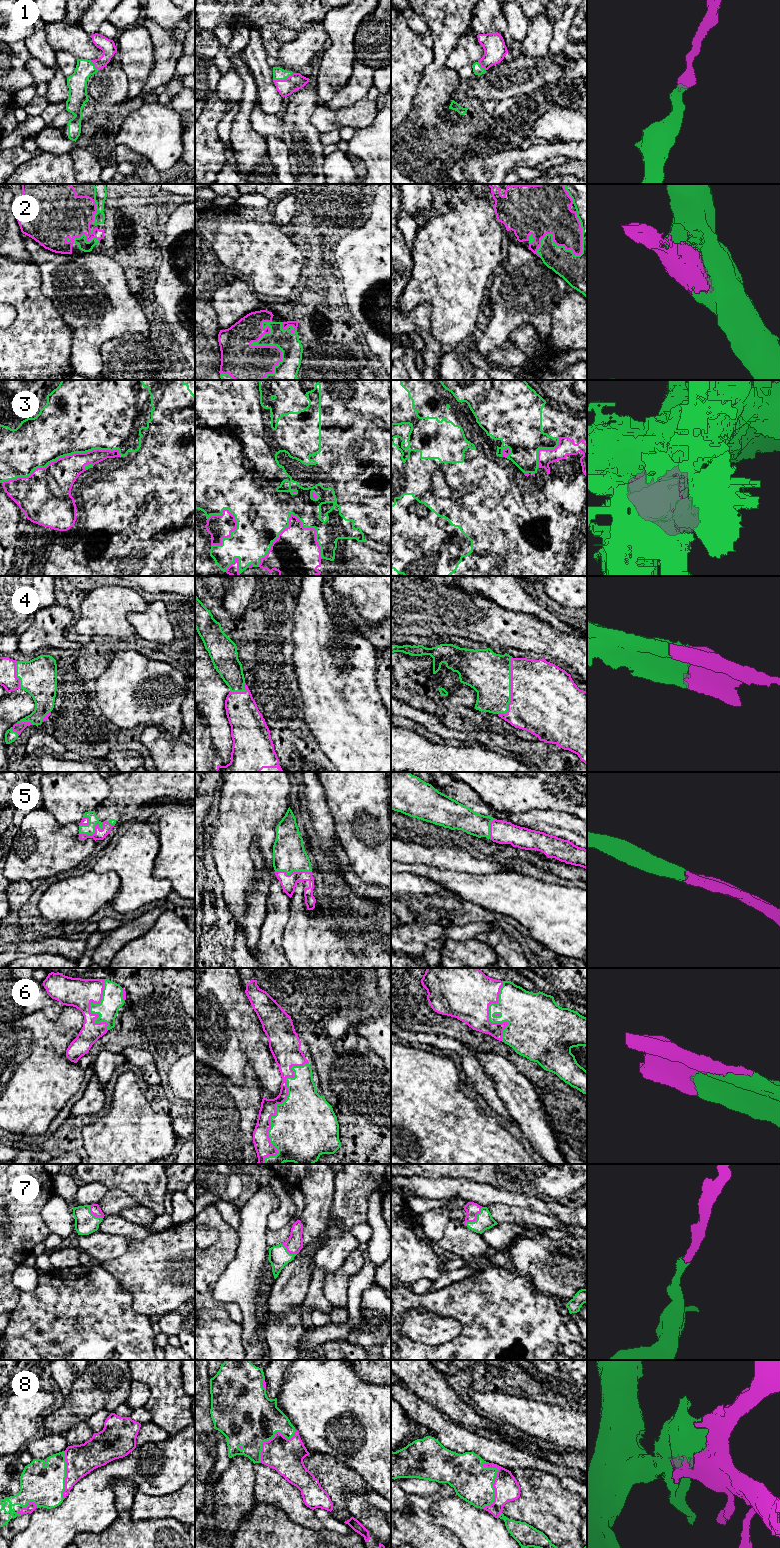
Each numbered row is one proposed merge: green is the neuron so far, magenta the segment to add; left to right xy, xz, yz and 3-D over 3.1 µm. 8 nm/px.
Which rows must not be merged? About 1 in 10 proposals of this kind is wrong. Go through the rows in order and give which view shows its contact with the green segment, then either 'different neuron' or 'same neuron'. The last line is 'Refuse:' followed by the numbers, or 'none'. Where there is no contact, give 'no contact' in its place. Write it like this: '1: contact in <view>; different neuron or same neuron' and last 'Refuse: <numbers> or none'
1: contact in xz; same neuron
2: contact in xz; same neuron
3: contact in xy; different neuron
4: contact in yz; same neuron
5: contact in xy; same neuron
6: contact in xz; same neuron
7: contact in yz; same neuron
8: contact in yz; same neuron
Refuse: 3

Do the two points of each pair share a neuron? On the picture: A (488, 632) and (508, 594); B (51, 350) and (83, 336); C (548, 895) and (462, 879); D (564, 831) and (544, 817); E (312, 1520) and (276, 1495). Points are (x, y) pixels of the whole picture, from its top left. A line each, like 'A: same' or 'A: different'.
A: different
B: different
C: same
D: same
E: same

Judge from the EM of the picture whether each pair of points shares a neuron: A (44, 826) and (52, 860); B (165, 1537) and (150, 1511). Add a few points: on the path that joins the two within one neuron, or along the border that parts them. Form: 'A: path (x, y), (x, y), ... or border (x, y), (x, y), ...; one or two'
A: path (44, 834), (44, 847), (49, 852); one
B: border (131, 1512), (134, 1520), (172, 1517), (177, 1521); two

